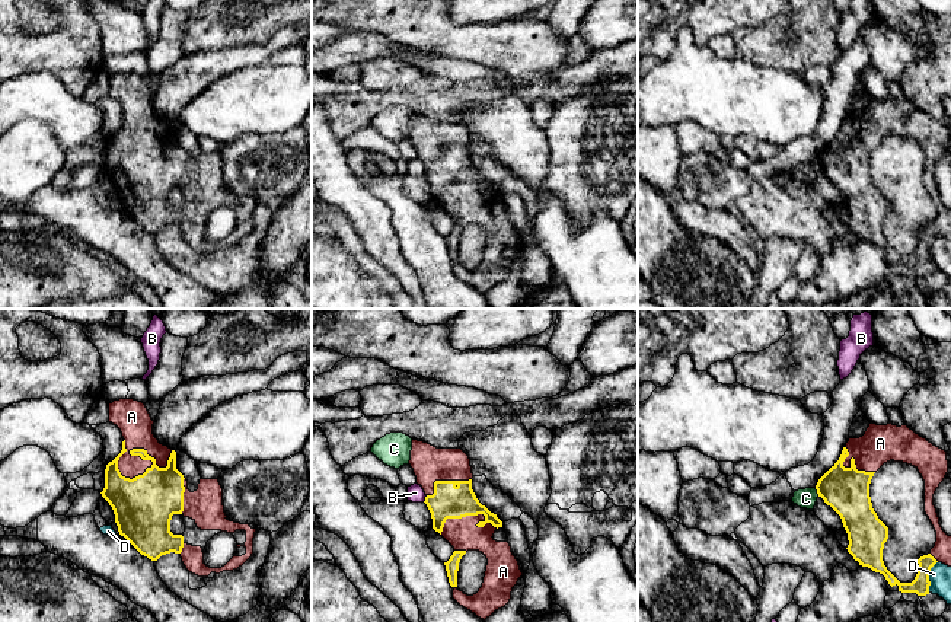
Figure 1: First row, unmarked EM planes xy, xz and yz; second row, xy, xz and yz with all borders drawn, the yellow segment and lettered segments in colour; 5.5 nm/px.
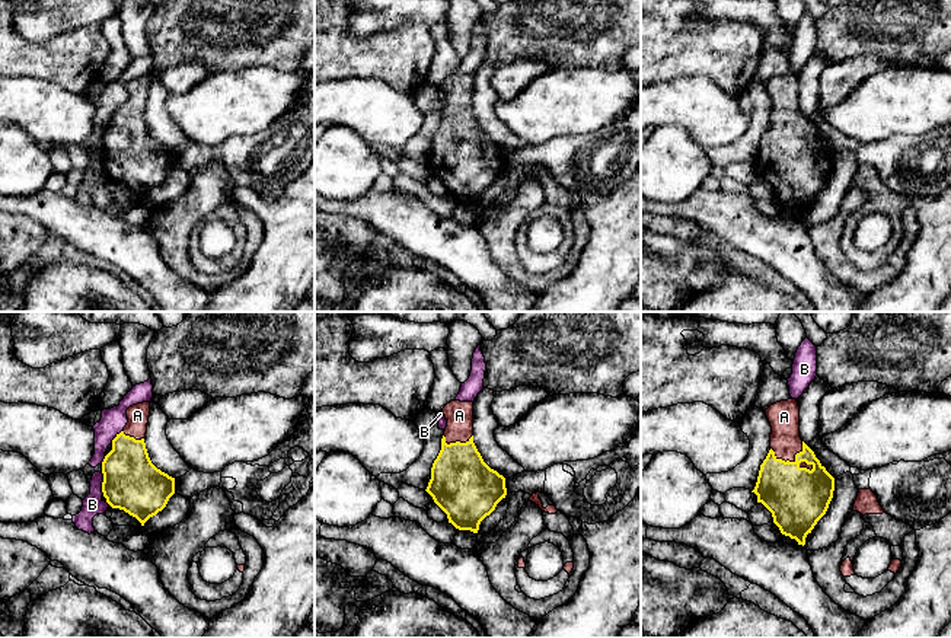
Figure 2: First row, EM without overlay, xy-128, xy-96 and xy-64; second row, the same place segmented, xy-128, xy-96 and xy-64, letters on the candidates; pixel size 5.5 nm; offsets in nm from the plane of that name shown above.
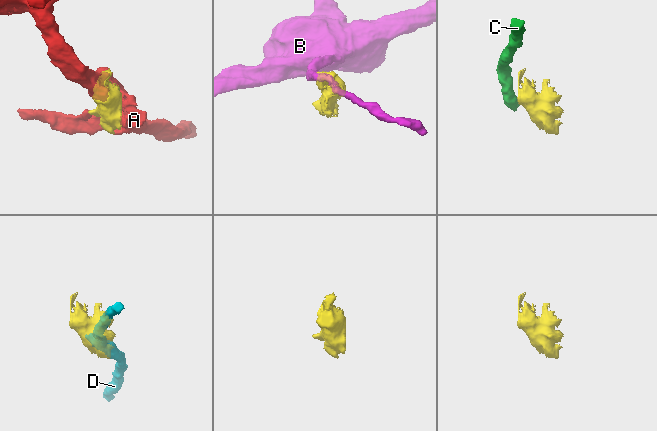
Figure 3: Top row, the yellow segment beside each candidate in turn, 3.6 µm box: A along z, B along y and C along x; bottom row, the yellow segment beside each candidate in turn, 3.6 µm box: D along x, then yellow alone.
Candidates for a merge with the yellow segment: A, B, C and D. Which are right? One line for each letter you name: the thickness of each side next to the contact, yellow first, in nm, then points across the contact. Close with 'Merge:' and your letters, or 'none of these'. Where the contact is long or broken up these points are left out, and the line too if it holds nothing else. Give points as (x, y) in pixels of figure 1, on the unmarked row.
A: 320/190 nm
Merge: A

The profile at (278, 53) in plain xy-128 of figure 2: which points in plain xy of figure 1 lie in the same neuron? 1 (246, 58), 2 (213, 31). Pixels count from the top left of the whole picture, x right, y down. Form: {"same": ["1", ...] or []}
{"same": ["2"]}

